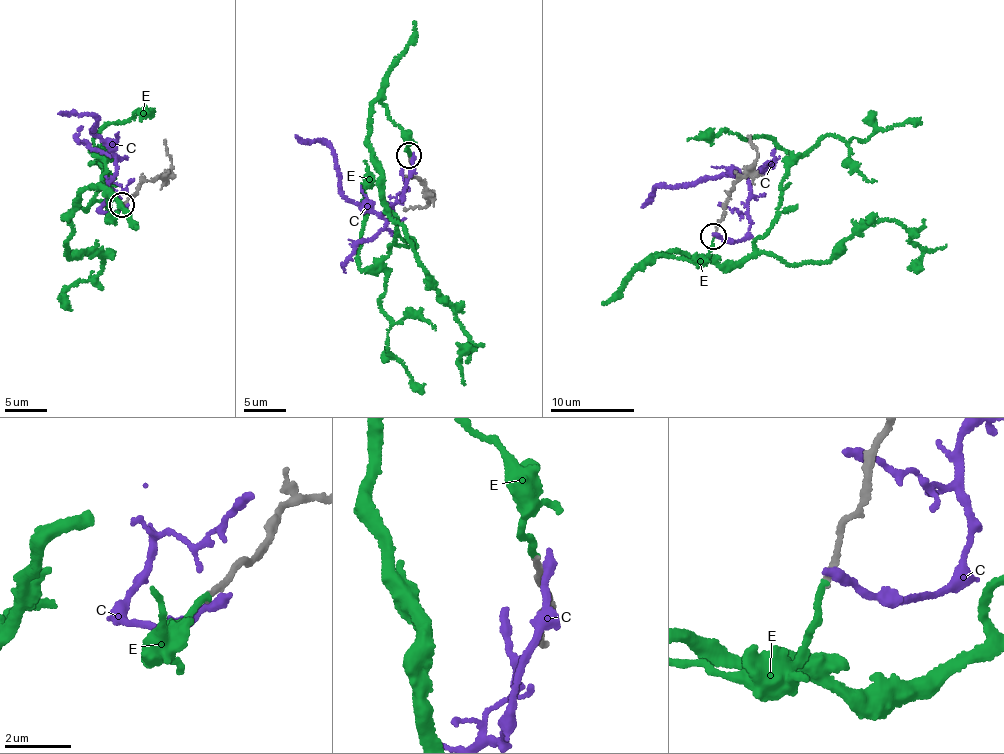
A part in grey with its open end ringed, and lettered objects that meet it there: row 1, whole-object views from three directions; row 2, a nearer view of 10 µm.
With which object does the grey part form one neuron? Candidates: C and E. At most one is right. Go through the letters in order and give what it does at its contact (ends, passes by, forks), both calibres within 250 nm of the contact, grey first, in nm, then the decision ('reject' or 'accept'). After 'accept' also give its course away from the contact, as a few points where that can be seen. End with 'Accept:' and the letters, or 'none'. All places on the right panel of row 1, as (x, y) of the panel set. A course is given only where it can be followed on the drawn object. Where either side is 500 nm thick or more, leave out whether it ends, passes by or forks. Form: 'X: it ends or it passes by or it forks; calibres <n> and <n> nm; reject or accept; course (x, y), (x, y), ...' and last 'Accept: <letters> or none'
C: it ends; calibres 200 and 320 nm; reject
E: it ends; calibres 160 and 180 nm; accept; course (714, 237), (694, 259), (652, 256), (731, 268), (773, 221), (787, 164), (826, 135), (864, 140), (920, 117)
Accept: E

